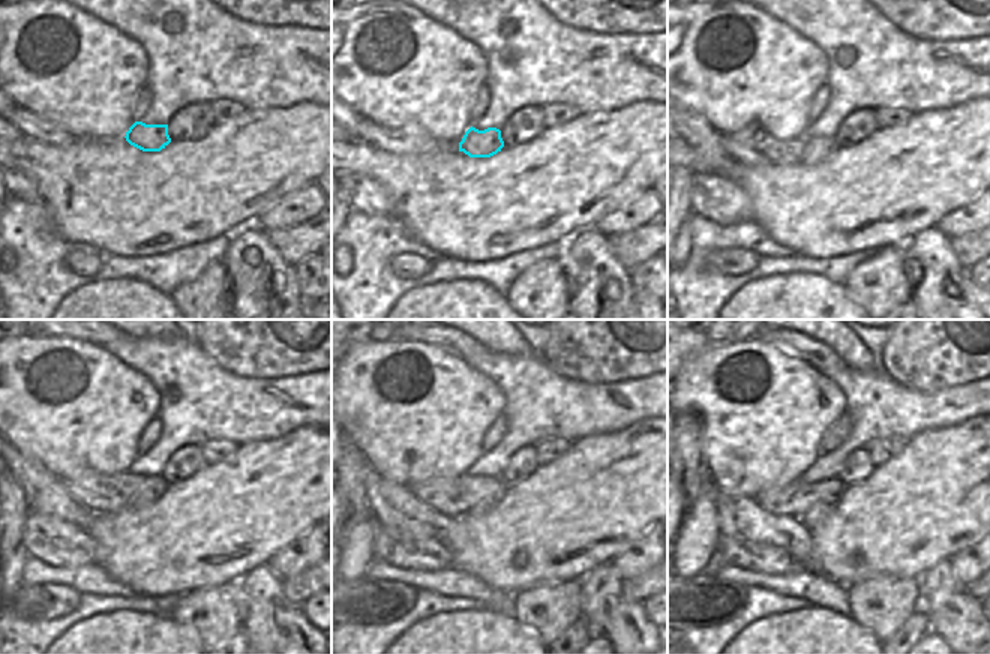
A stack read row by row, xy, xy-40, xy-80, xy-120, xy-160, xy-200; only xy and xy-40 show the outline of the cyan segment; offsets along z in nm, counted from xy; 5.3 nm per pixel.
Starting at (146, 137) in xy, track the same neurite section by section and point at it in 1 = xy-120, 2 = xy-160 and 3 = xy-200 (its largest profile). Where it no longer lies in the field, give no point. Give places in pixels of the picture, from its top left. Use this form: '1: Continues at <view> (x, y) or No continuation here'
1: Continues at xy-120 (153, 486)
2: Continues at xy-160 (485, 506)
3: Continues at xy-200 (818, 512)

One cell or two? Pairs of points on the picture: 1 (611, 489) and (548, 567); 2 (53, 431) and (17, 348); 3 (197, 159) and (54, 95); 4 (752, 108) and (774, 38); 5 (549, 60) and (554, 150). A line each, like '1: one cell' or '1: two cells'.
1: one cell
2: one cell
3: two cells
4: one cell
5: two cells

